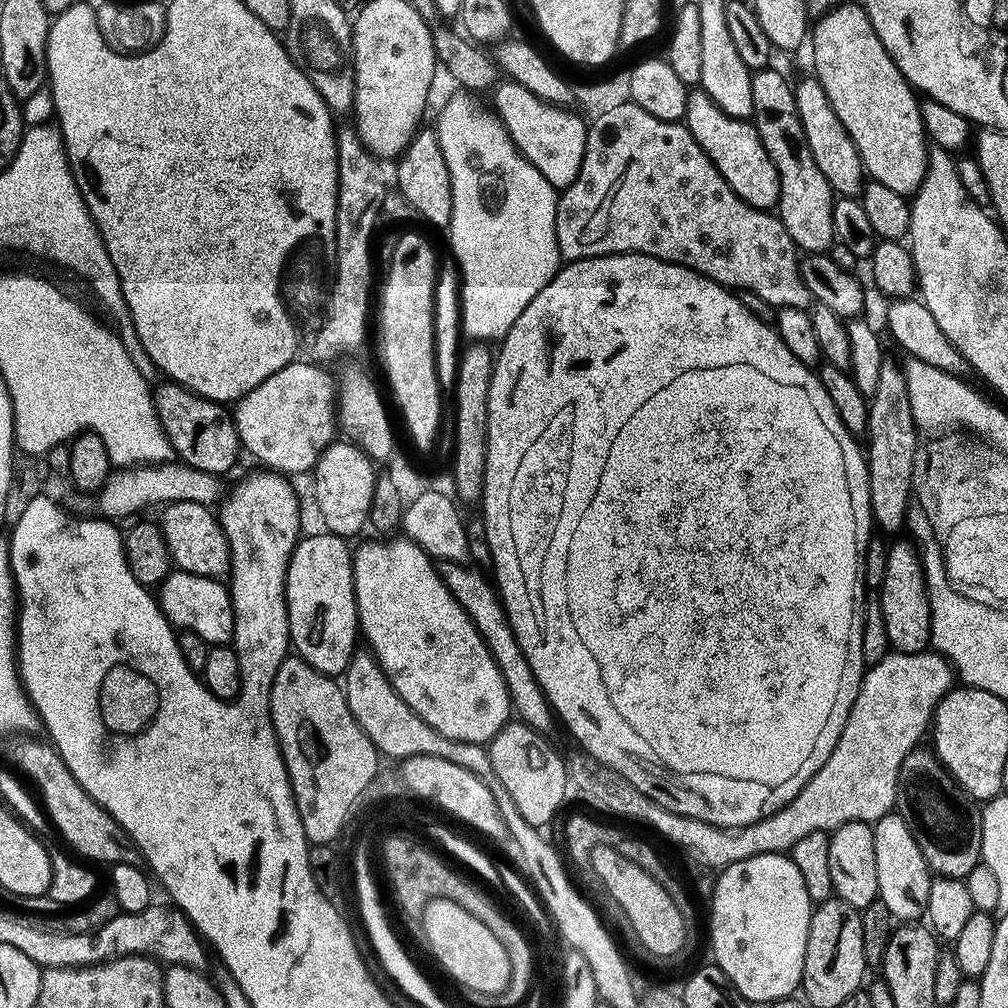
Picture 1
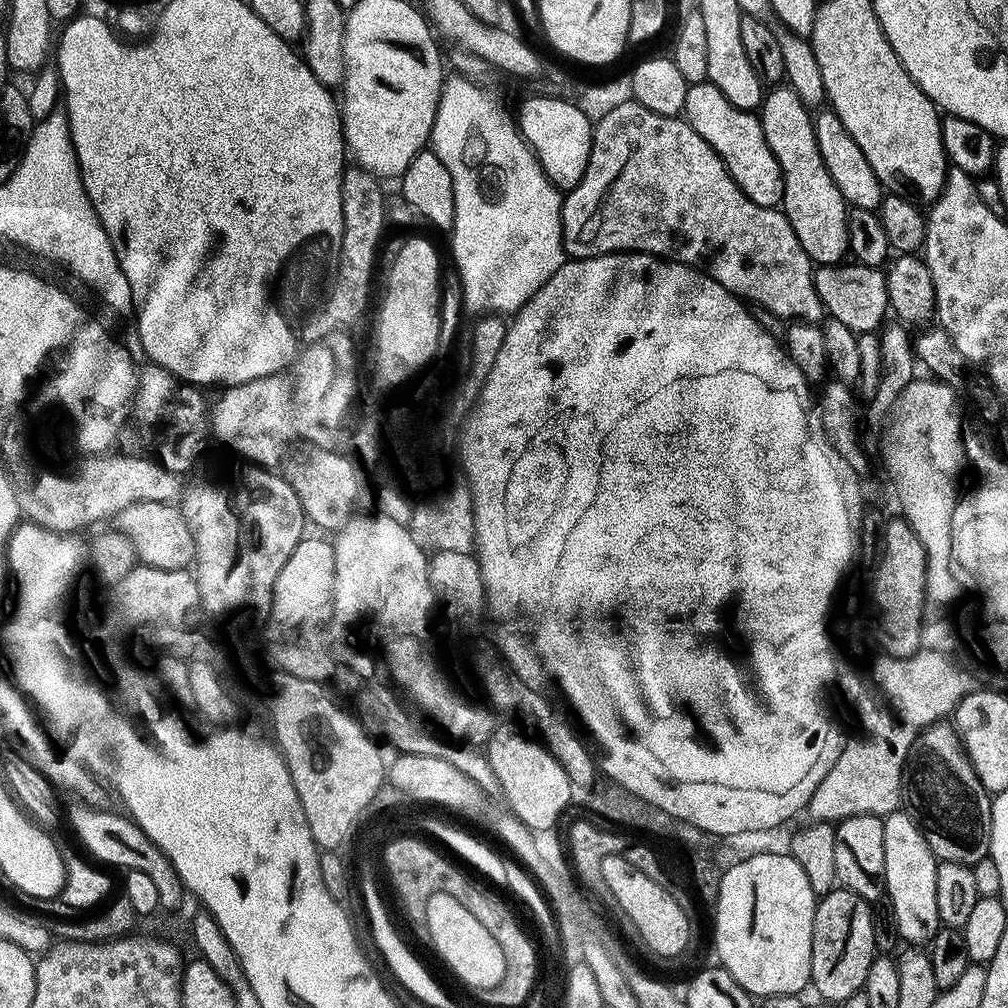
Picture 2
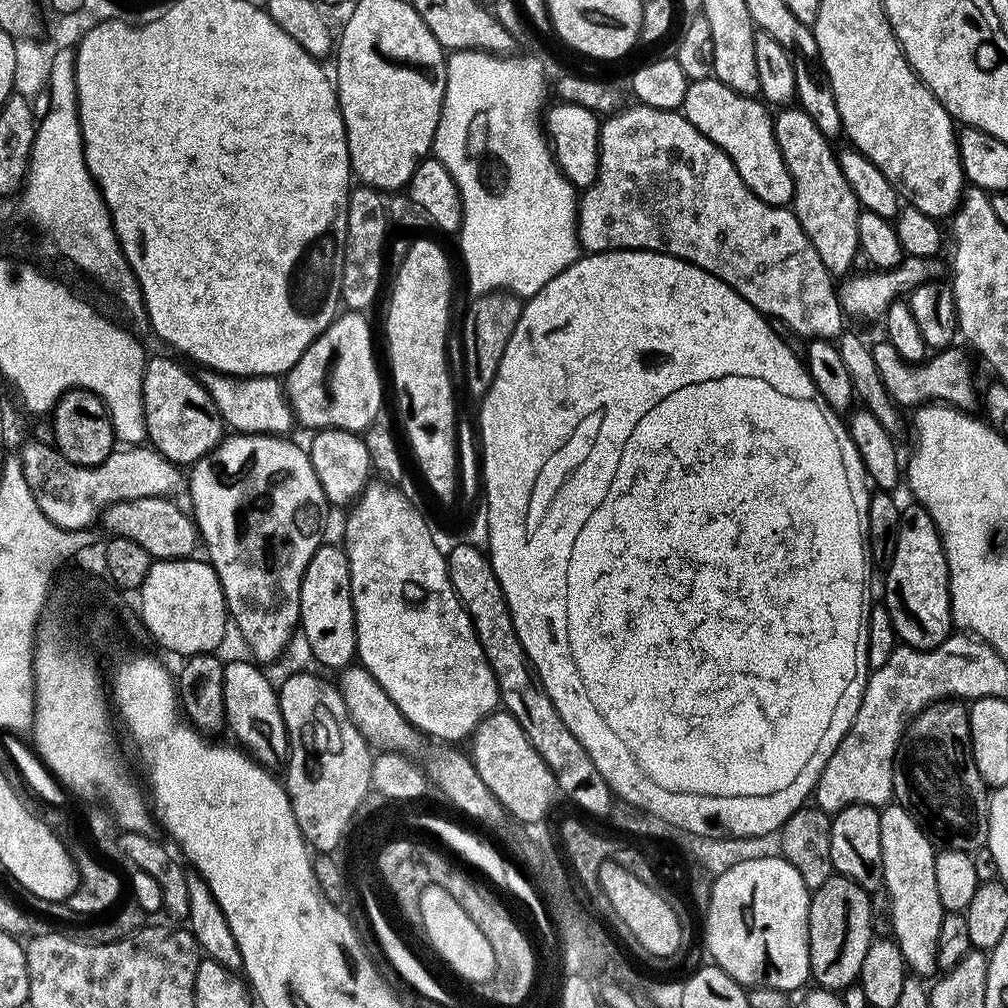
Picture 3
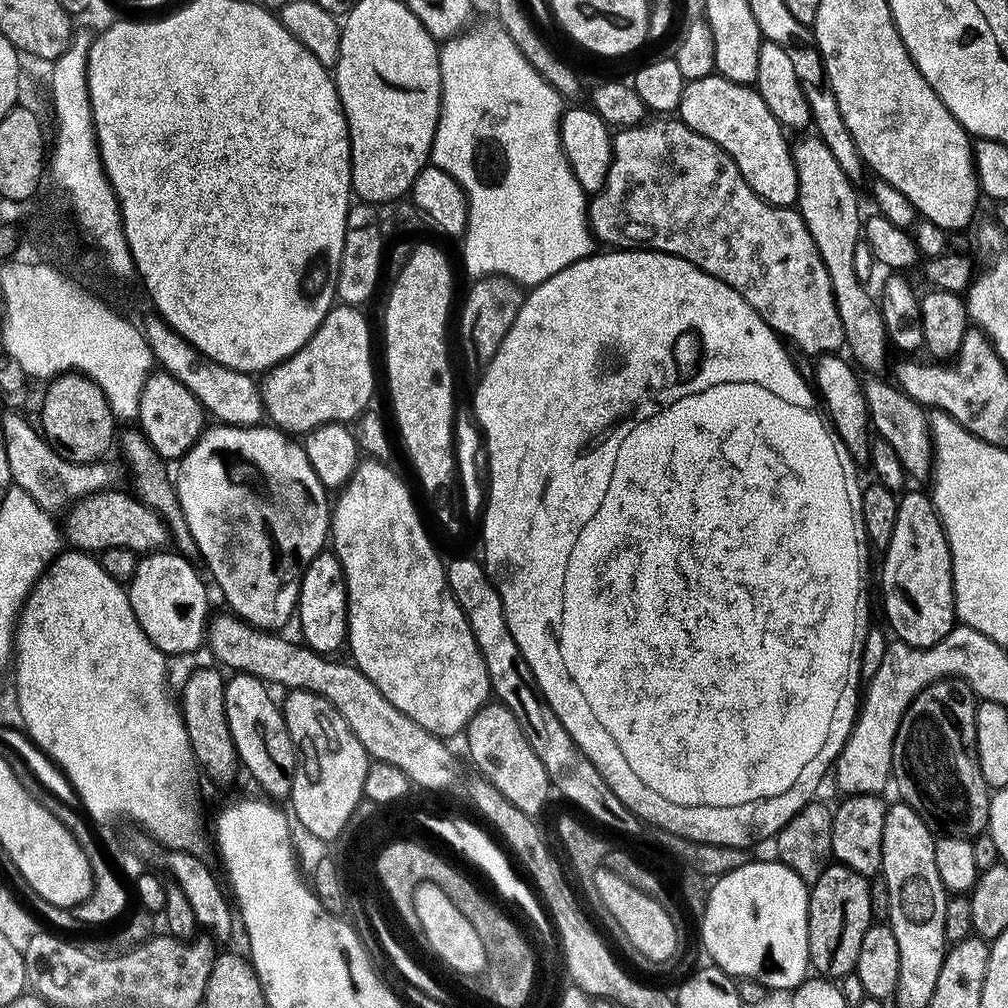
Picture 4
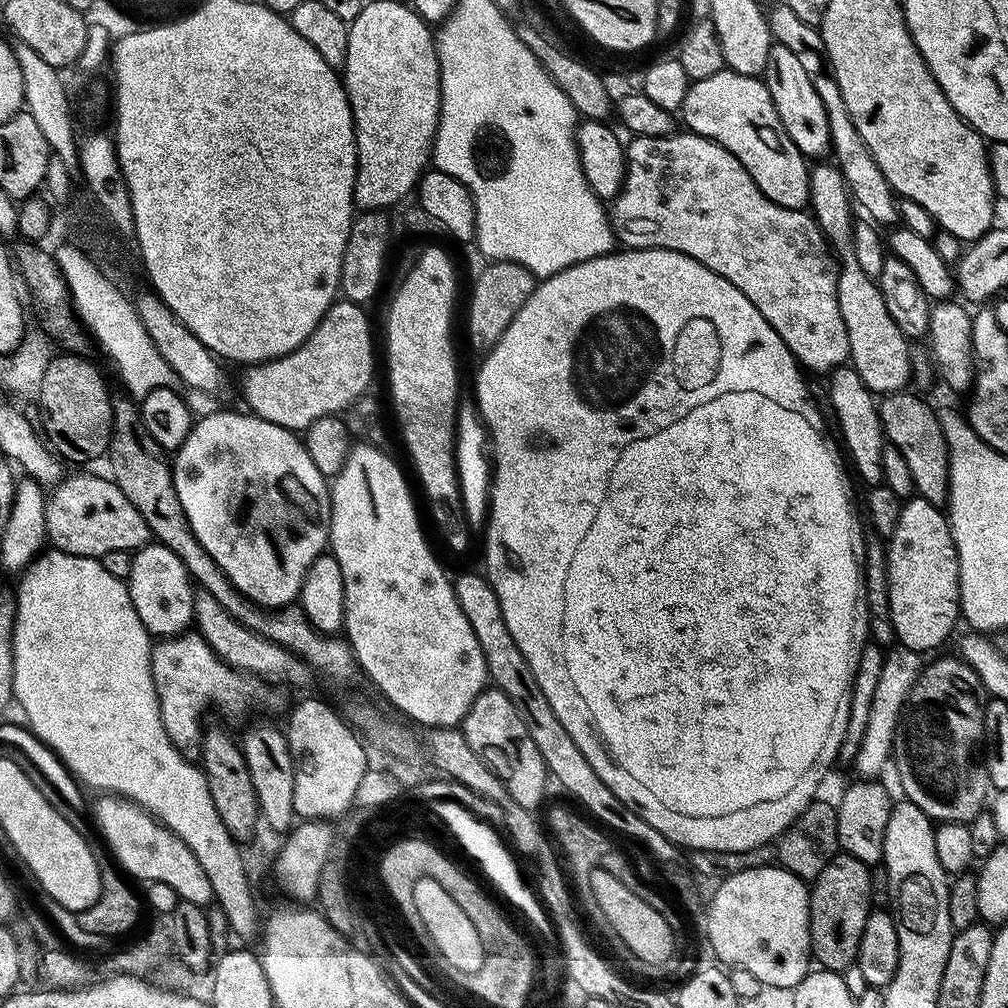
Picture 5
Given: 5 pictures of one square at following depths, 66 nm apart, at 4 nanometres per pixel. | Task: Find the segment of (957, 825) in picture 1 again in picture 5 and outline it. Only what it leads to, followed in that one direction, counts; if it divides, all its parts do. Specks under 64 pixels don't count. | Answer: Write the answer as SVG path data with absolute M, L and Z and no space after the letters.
M952 654L940 656L933 664L925 663L921 667L920 676L908 695L906 710L900 713L900 723L896 725L896 736L892 739L892 756L900 788L904 791L902 796L918 806L918 810L922 810L922 814L926 814L934 822L969 825L985 811L989 803L987 767L981 761L979 764L972 760L984 734L985 703L976 671L965 660L960 659L959 655Z

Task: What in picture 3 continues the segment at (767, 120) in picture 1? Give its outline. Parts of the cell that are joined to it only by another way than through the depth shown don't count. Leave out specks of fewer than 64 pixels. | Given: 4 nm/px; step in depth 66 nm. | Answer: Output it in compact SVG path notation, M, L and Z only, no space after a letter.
M784 106L775 113L772 129L778 142L778 150L786 162L786 170L792 179L791 209L795 212L806 238L818 250L822 266L840 278L853 271L852 263L860 252L858 242L858 218L862 211L856 196L850 190L840 170L837 155L828 146L829 137L818 130L814 118L798 106Z

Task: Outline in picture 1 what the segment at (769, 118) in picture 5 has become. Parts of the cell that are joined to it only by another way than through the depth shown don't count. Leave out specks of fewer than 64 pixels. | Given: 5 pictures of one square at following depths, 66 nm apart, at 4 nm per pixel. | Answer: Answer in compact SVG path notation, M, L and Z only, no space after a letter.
M702 90L688 93L683 123L698 142L698 146L712 160L720 176L752 208L772 210L780 203L780 179L774 162L766 154L755 123L739 120L726 114Z

